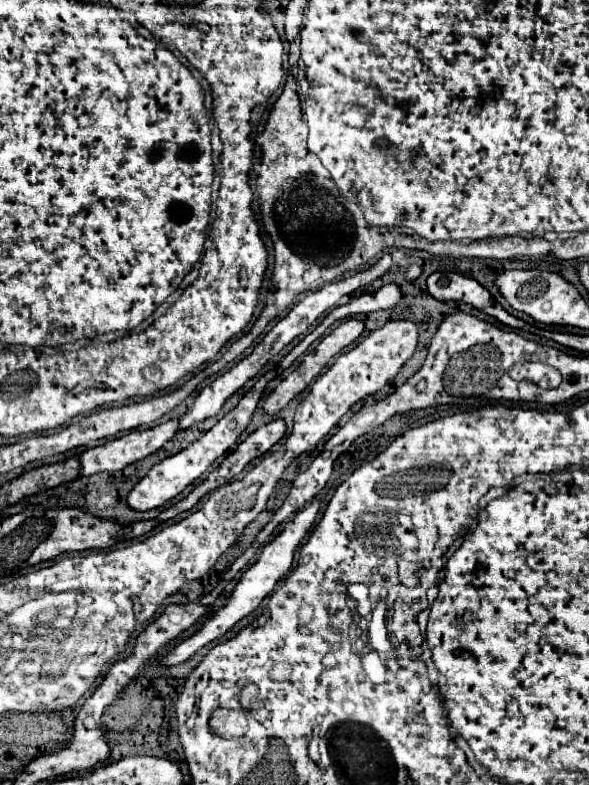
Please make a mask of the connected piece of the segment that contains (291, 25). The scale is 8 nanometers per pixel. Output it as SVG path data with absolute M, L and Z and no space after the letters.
M290 3L290 7L288 7L288 23L286 23L286 35L288 35L290 43L294 43L298 31L300 31L300 13L302 13L302 7L294 7L294 5L296 3Z

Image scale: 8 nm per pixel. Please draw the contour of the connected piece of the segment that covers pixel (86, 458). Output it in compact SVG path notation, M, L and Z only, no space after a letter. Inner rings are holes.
M170 419L166 423L160 423L156 425L154 429L144 429L144 431L132 431L128 435L122 435L122 437L116 437L116 439L108 439L92 449L86 449L82 455L80 455L80 463L82 463L82 469L80 469L80 475L94 475L94 473L102 473L102 471L120 471L124 469L126 465L134 463L134 461L140 461L144 459L146 455L152 455L156 453L160 447L164 447L166 441L170 441L176 433L178 433L178 423L180 419Z

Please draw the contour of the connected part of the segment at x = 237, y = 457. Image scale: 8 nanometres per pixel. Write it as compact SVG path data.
M276 419L270 421L262 427L258 427L252 435L248 435L232 453L230 457L224 461L224 465L230 467L232 475L238 475L252 459L264 455L266 451L270 451L272 445L276 445L286 433L286 423L284 419Z

